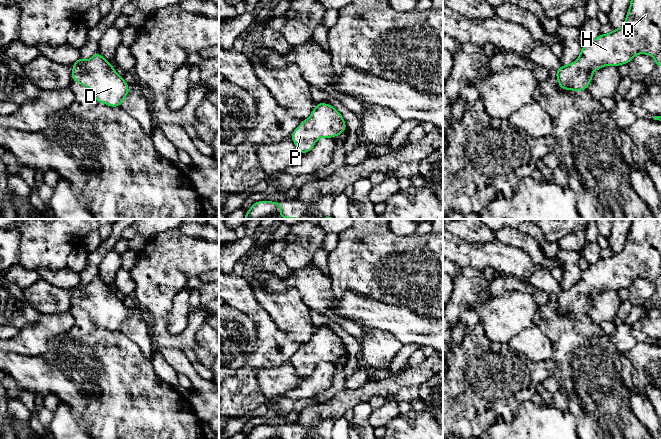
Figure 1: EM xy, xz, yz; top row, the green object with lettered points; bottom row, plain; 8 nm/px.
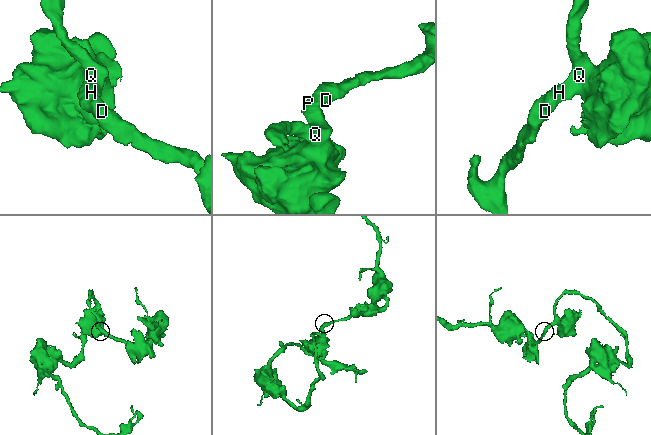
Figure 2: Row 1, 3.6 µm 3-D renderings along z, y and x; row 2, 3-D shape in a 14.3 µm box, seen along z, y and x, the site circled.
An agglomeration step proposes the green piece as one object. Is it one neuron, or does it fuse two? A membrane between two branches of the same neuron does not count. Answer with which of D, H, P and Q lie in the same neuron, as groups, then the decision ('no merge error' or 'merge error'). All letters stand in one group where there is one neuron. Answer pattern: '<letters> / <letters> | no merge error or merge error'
D H P Q | no merge error

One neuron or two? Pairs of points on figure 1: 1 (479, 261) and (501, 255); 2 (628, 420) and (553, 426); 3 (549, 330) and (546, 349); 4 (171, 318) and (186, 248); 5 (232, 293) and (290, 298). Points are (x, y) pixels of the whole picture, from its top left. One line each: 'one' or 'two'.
1: one
2: two
3: two
4: two
5: two

